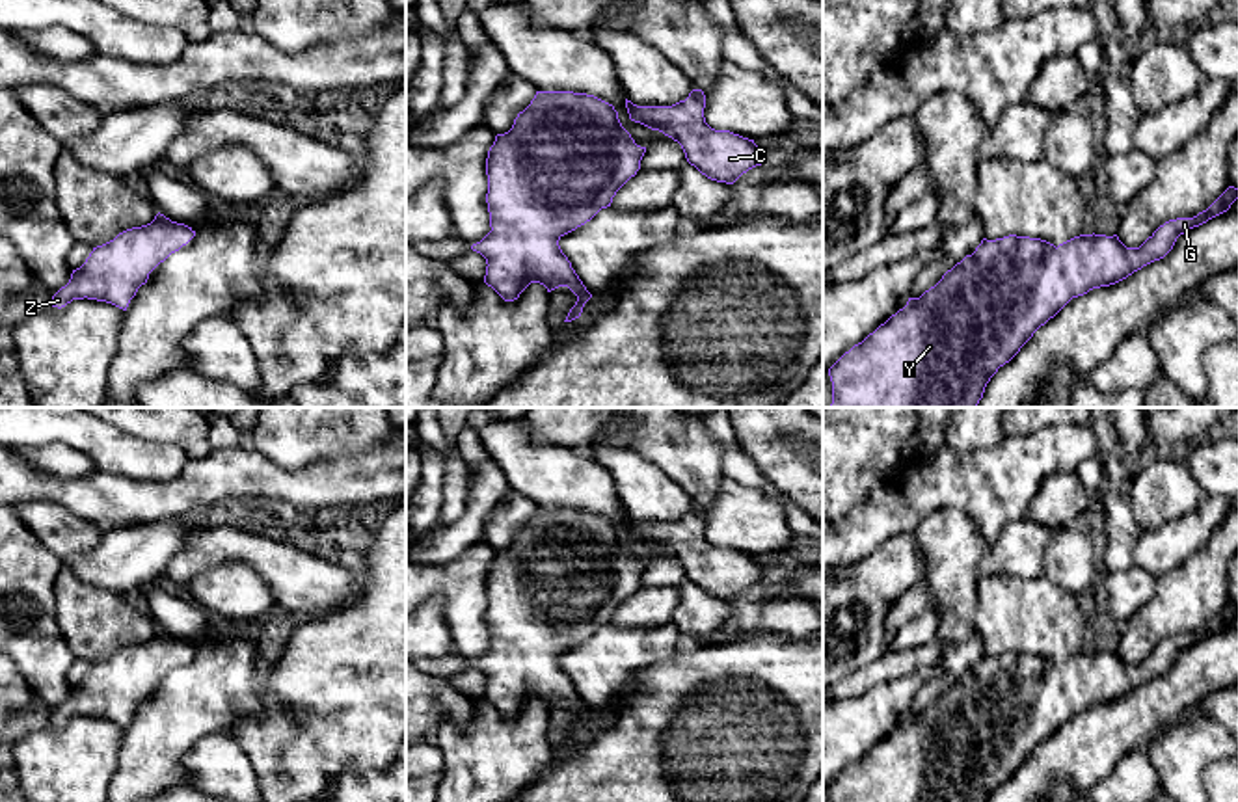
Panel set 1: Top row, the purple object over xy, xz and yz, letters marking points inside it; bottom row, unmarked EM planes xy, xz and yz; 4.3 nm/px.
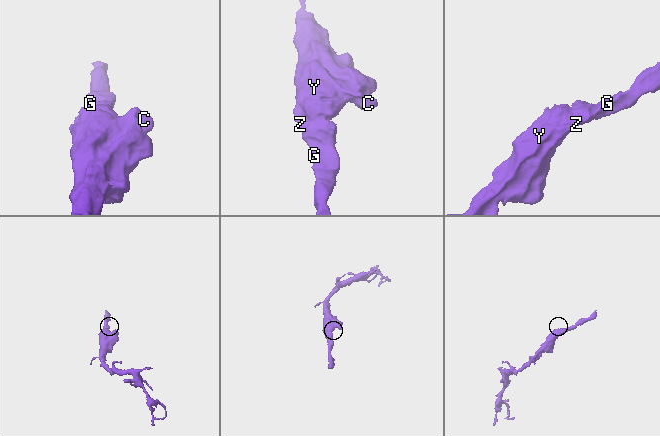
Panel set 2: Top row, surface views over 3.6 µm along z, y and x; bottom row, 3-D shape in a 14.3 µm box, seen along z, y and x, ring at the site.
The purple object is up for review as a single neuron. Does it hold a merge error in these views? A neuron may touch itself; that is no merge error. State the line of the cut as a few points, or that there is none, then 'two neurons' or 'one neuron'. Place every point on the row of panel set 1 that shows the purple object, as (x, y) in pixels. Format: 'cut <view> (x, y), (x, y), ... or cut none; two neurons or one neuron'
cut none; one neuron

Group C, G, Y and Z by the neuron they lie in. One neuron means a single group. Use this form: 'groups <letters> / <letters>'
groups C G Y Z

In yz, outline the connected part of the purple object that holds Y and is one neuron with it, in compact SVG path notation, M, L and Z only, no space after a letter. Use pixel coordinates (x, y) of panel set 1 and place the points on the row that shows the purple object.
M1229 186L1206 210L1193 218L1177 218L1160 225L1139 247L1126 247L1117 234L1080 234L1057 247L1041 238L1009 234L996 240L983 238L972 255L966 255L951 270L948 270L942 279L925 290L920 298L908 298L907 305L892 314L884 324L881 324L873 333L869 333L862 342L854 344L845 352L830 368L828 376L832 381L832 404L830 408L976 408L983 398L985 387L1000 367L1009 363L1020 348L1033 337L1033 333L1054 318L1072 298L1083 296L1093 288L1115 285L1143 266L1164 259L1175 246L1177 238L1186 231L1206 223L1208 220L1227 212L1231 205L1238 199L1238 188Z

